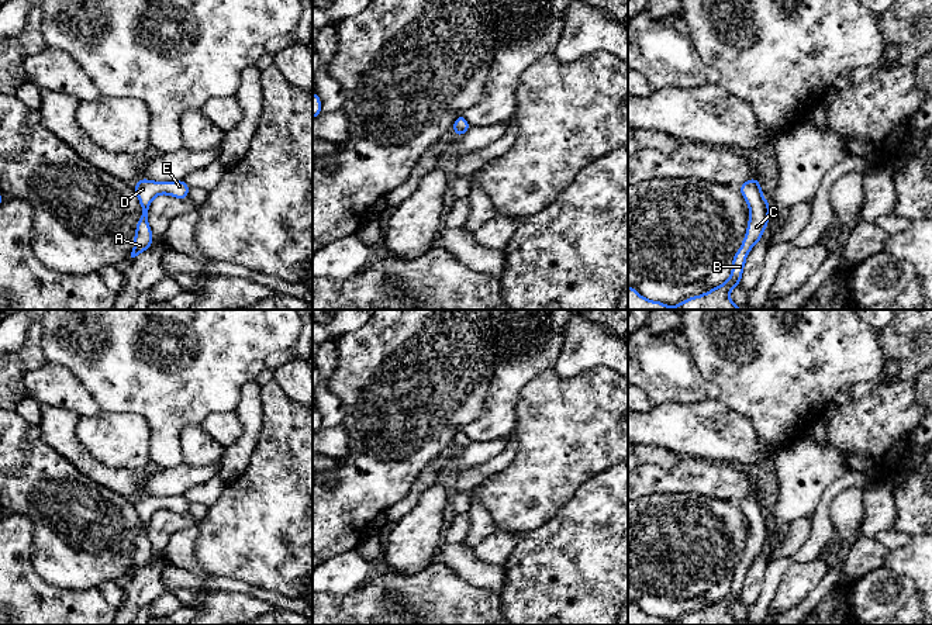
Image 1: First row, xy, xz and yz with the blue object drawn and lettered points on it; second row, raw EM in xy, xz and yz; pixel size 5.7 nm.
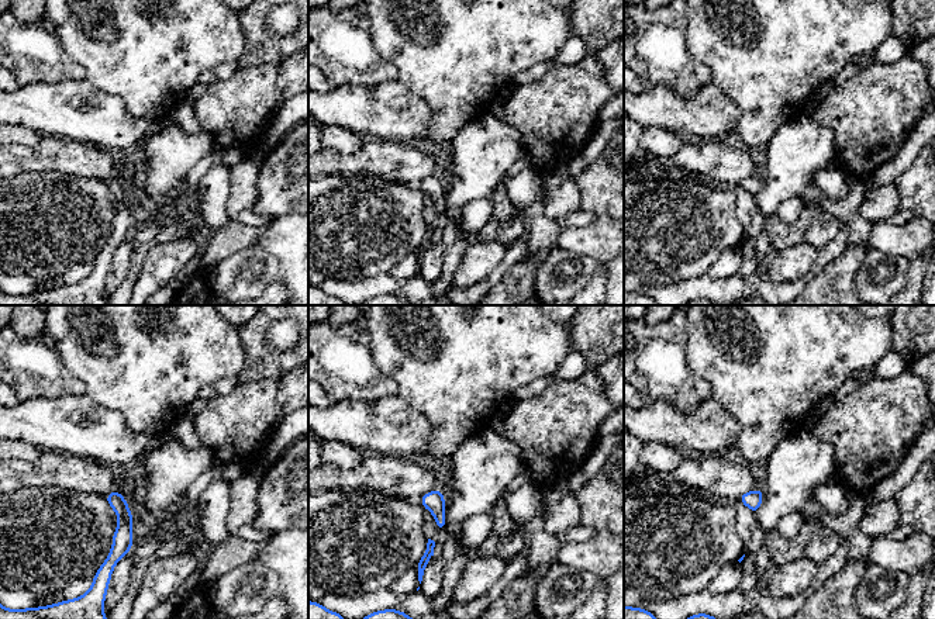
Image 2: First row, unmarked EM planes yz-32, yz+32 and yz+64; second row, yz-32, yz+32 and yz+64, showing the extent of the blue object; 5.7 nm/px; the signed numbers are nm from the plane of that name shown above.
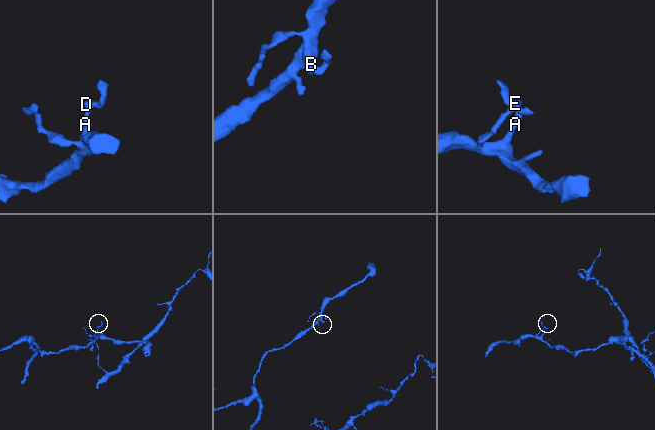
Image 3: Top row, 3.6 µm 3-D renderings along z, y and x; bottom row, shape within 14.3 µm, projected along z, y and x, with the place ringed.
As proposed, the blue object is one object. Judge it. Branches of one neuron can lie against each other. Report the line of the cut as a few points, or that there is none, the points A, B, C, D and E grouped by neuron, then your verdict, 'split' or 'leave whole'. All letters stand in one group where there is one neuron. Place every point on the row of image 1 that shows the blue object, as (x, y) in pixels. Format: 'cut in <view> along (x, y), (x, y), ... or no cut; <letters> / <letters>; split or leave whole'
no cut; A B C D E; leave whole

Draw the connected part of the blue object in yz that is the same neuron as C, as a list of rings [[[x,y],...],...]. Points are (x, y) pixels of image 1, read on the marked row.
[[[756,177],[742,183],[739,191],[749,207],[750,217],[742,245],[731,260],[732,272],[728,280],[704,294],[686,298],[674,307],[648,300],[635,287],[628,286],[628,310],[742,310],[742,307],[732,303],[729,291],[741,286],[746,258],[755,244],[762,241],[769,224],[770,204],[762,194],[760,182]]]

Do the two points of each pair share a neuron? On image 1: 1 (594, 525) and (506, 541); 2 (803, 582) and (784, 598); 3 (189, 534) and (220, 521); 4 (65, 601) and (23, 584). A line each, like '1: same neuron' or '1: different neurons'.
1: different neurons
2: same neuron
3: different neurons
4: same neuron

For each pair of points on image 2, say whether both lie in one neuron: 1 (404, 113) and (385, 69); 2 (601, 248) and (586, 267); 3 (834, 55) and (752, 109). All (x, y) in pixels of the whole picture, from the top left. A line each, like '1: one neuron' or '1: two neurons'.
1: two neurons
2: two neurons
3: one neuron

